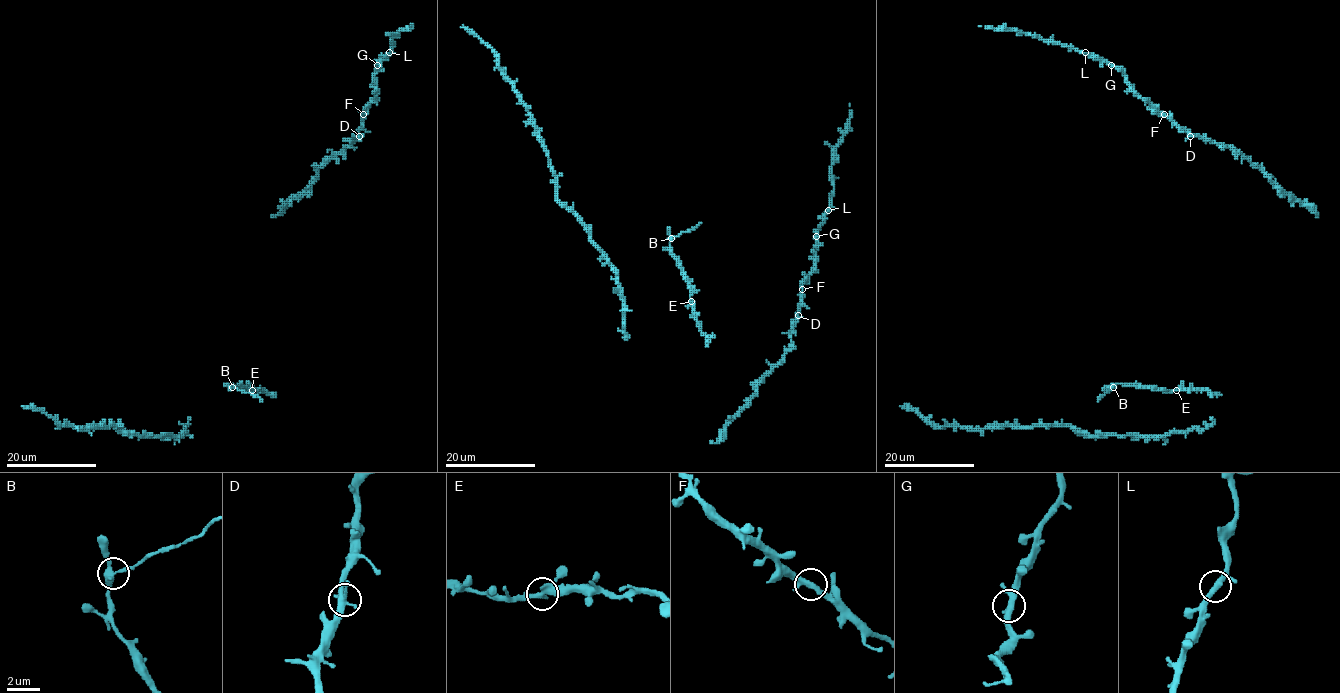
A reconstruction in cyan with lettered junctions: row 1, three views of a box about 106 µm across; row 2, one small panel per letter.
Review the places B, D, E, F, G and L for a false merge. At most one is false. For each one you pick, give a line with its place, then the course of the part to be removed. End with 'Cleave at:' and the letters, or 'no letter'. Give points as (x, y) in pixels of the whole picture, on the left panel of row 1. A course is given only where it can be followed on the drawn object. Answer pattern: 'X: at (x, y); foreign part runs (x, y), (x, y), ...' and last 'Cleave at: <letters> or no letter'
B: at (232, 387); foreign part runs (232, 386), (250, 392), (263, 401)
Cleave at: B

